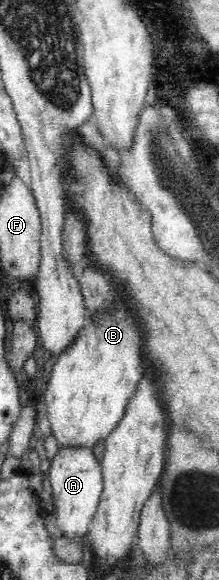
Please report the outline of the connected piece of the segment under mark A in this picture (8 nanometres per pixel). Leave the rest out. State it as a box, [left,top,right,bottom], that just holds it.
[49,445,102,539]

